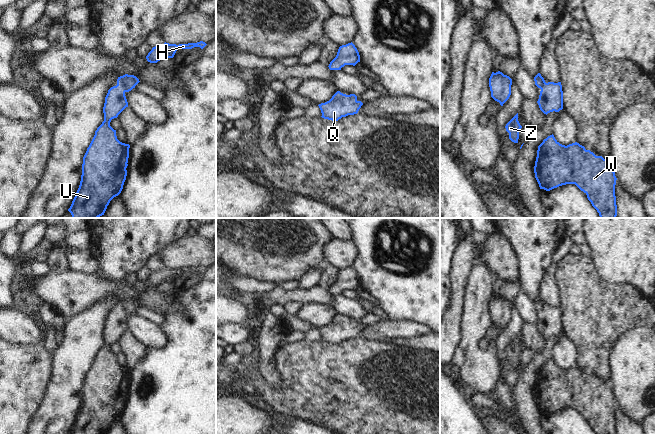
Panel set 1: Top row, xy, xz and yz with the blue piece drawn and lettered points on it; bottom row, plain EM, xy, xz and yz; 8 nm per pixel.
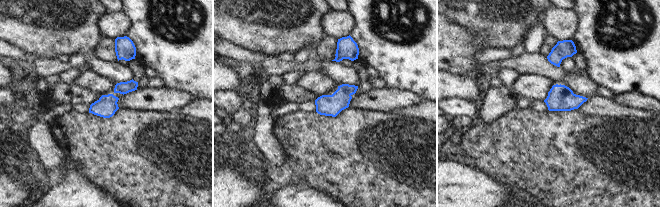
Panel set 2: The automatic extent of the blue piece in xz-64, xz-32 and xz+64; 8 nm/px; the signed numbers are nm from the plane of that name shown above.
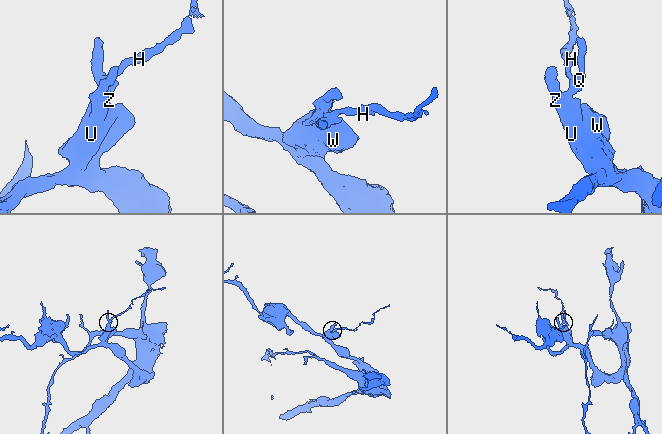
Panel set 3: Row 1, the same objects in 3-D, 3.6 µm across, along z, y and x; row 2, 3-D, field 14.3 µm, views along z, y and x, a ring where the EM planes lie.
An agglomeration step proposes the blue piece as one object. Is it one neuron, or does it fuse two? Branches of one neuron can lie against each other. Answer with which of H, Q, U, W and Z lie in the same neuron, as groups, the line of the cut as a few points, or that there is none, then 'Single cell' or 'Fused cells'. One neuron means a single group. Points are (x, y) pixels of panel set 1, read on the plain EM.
Groups: H Q U W Z. No split. Single cell.

